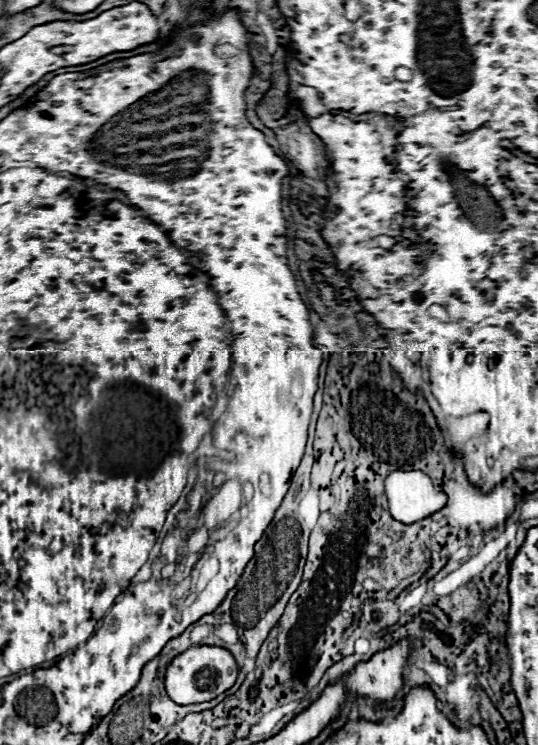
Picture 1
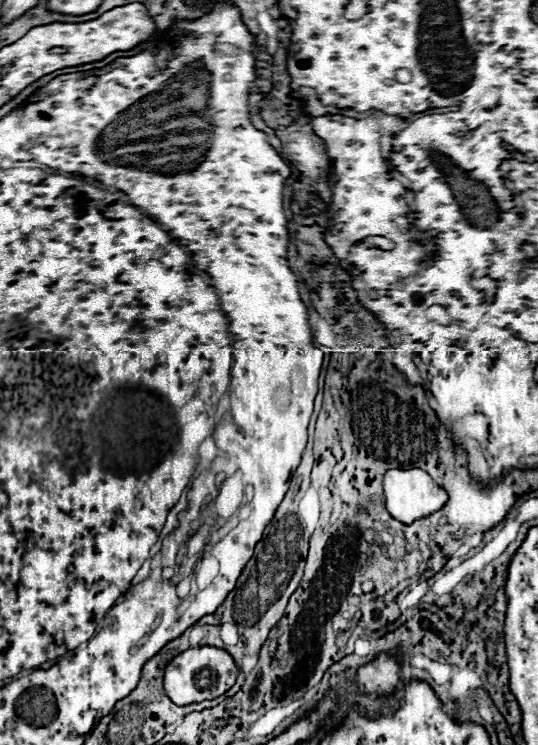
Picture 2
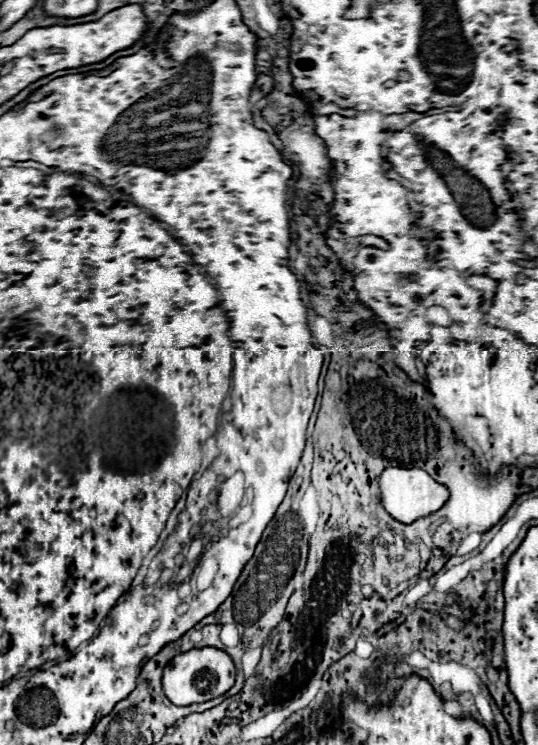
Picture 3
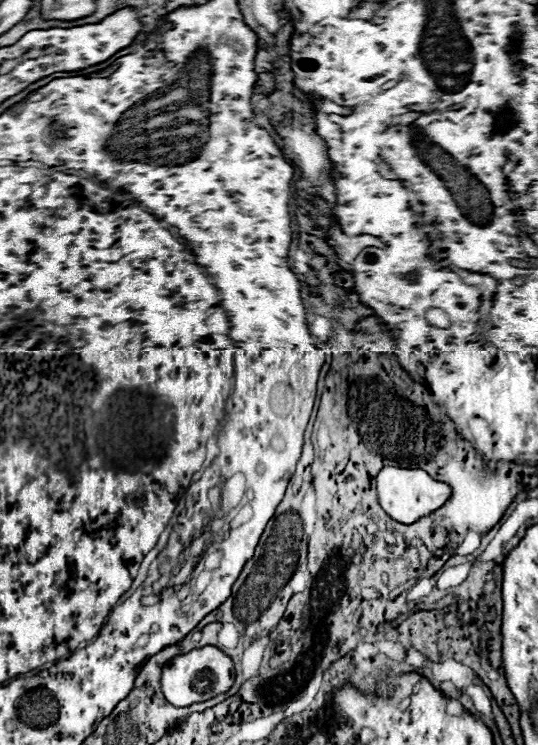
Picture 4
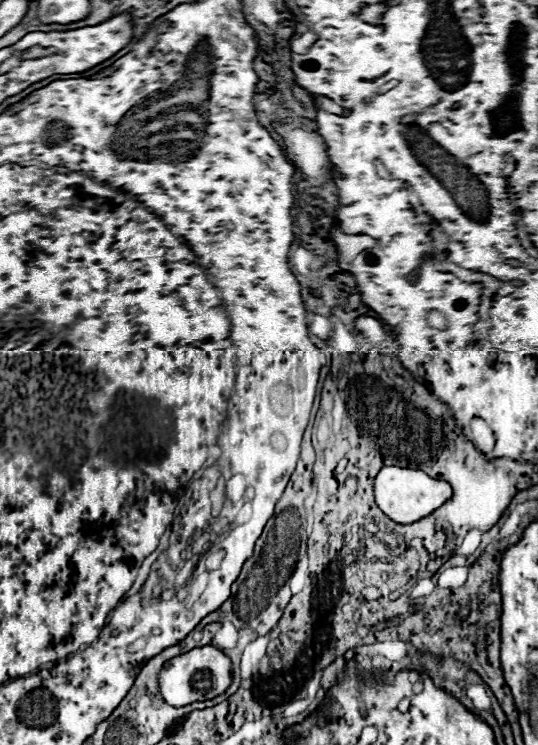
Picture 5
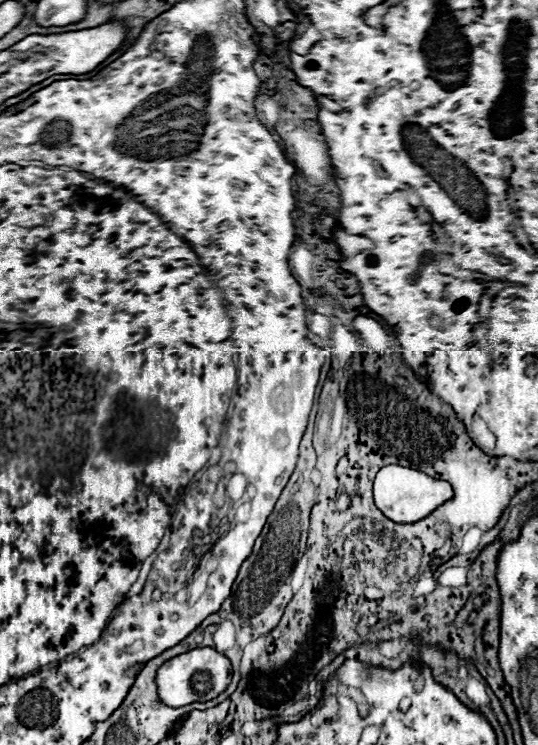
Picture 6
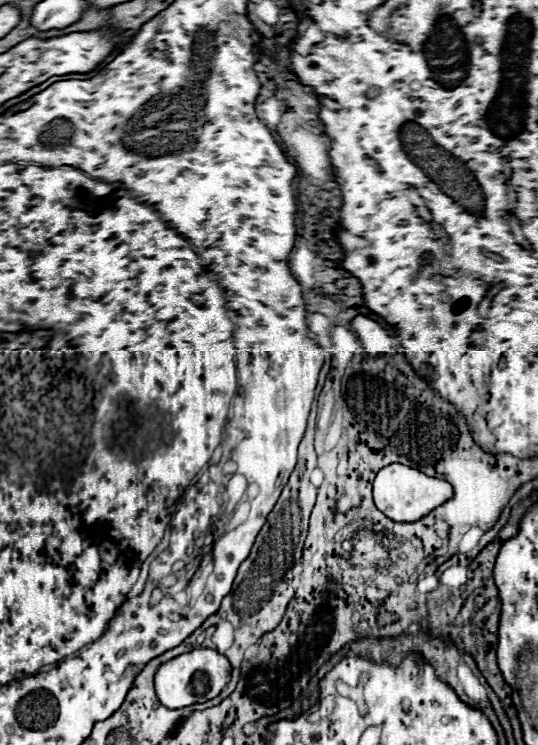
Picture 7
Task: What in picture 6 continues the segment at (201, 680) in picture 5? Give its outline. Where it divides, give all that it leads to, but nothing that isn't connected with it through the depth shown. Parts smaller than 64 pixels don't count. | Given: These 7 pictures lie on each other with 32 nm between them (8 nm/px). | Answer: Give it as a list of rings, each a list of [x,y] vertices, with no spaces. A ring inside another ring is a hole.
[[[210,646],[194,648],[194,650],[180,654],[162,664],[162,668],[156,676],[158,694],[160,694],[162,702],[172,708],[182,708],[192,702],[206,702],[206,700],[216,698],[218,694],[222,694],[228,688],[230,674],[232,674],[232,664],[224,654],[216,652]]]

